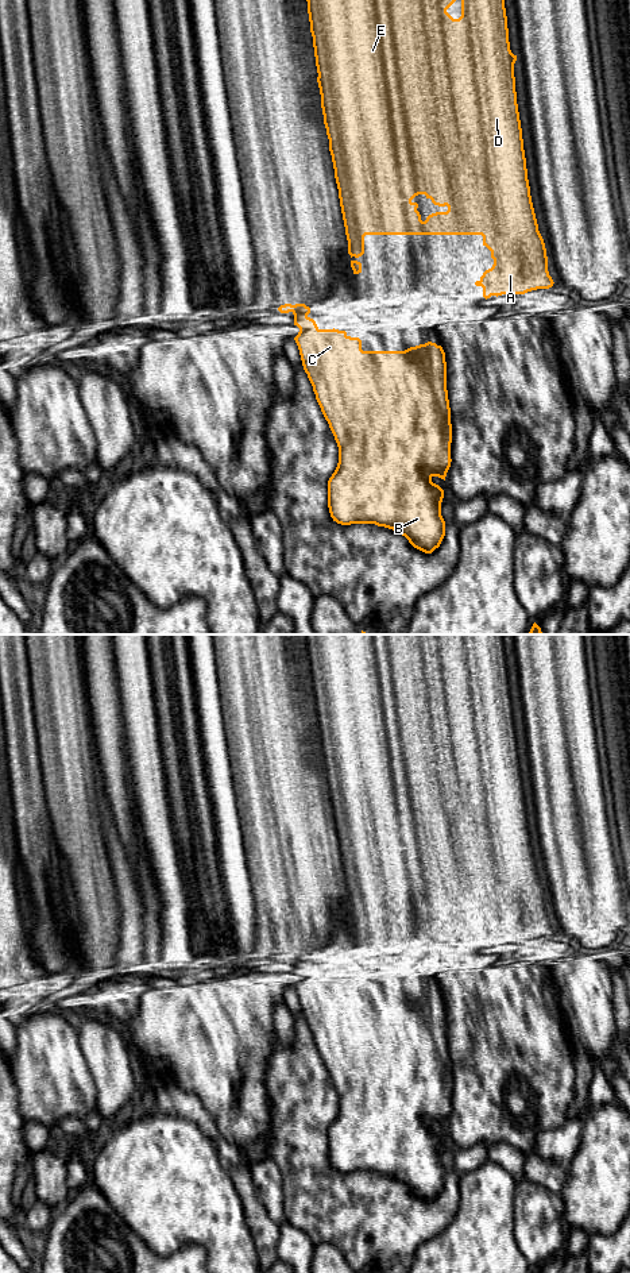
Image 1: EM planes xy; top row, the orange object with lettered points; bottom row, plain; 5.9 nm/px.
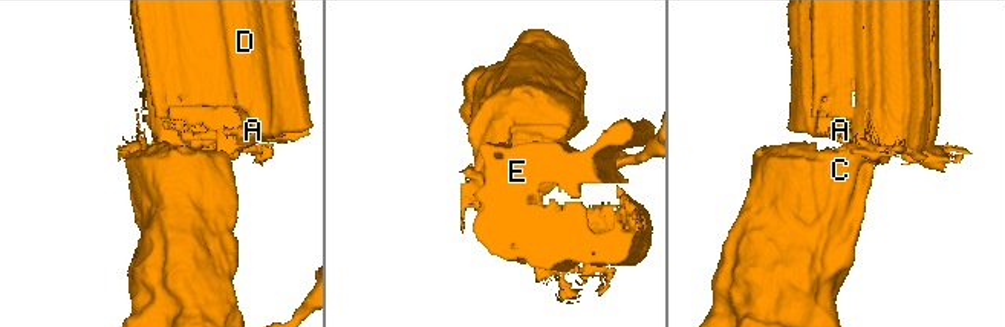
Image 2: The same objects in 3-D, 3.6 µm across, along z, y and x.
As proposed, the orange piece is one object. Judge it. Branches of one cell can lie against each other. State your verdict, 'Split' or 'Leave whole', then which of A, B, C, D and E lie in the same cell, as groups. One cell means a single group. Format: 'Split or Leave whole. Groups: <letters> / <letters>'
Leave whole. Groups: A B C D E

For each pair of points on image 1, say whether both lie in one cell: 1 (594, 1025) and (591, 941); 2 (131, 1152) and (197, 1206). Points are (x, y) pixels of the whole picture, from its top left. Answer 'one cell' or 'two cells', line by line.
1: two cells
2: one cell

